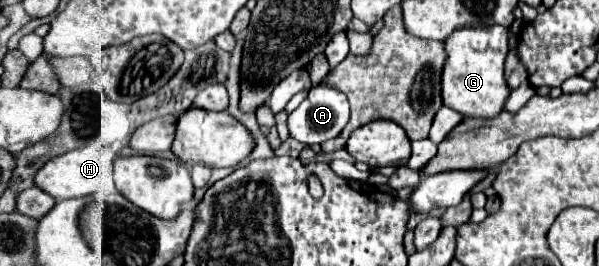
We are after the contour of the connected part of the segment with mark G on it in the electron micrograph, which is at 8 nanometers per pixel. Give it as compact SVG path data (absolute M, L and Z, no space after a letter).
M483 26L481 30L465 28L453 32L445 40L447 60L441 72L443 106L463 116L479 116L479 118L491 118L503 110L503 104L511 92L503 76L505 58L509 50L507 40L509 30L503 26Z

